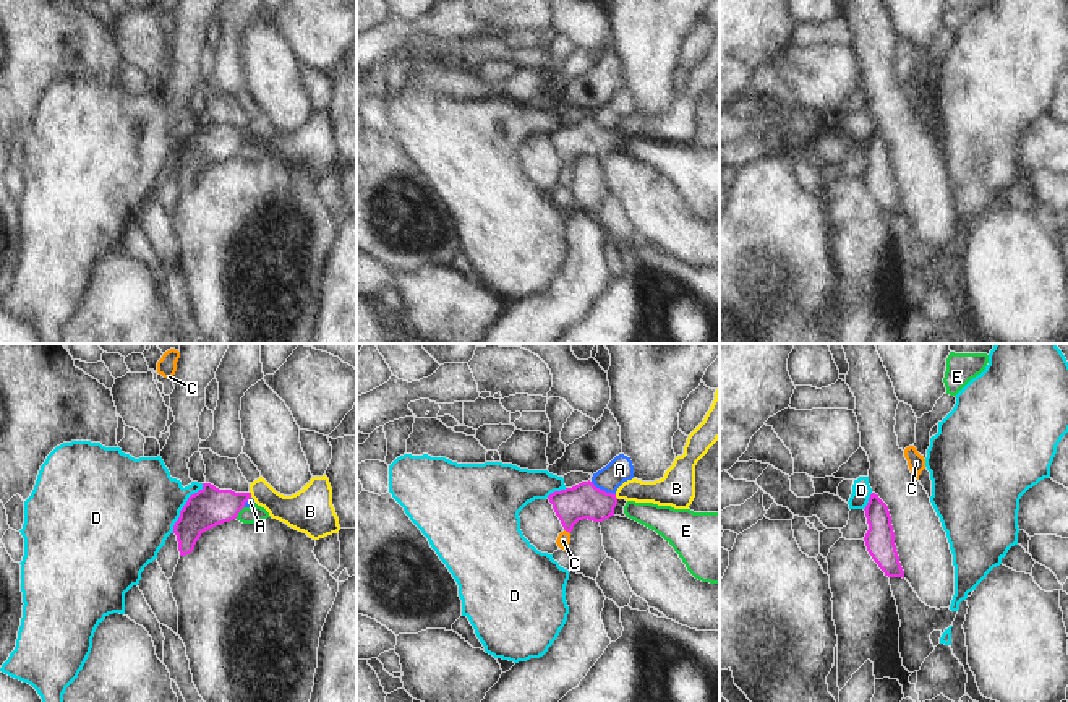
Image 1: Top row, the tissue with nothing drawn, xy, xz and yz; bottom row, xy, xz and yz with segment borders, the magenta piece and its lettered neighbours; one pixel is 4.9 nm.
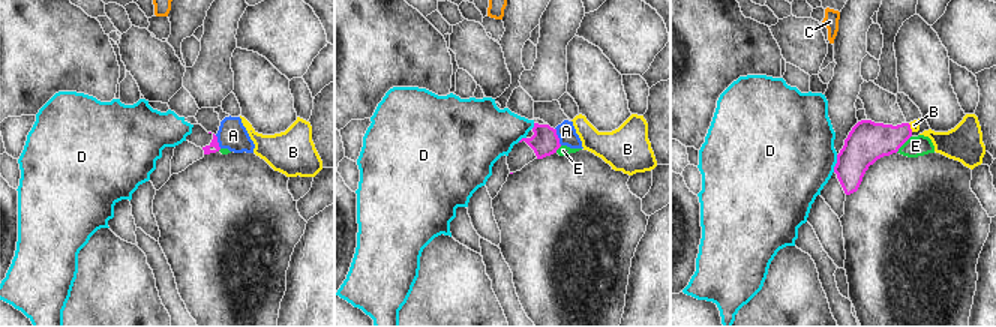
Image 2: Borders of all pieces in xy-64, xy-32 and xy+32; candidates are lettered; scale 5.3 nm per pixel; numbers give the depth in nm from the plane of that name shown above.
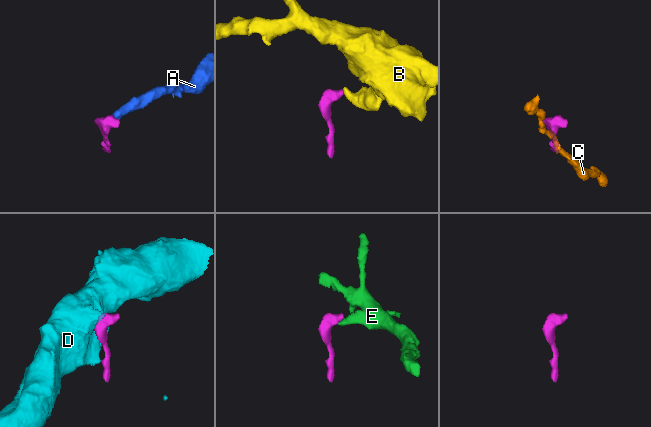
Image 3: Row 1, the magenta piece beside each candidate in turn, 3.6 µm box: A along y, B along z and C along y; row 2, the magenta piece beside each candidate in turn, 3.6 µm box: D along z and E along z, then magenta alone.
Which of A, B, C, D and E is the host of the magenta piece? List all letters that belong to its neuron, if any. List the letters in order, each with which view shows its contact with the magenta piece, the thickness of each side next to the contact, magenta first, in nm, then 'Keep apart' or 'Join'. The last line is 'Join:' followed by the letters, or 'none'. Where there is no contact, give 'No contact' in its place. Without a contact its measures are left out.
A: Touches magenta in xz. Thickness 180 nm (magenta) against 120 nm. Keep apart
B: Touches magenta in xy. Thickness 190 nm (magenta) against 170 nm. Join
C: Touches magenta in xz. Thickness 180 nm (magenta) against 70 nm. Keep apart
D: Touches magenta in xy. Thickness 190 nm (magenta) against 460 nm. Keep apart
E: Touches magenta in xy. Thickness 190 nm (magenta) against 90 nm. Keep apart
Join: B

